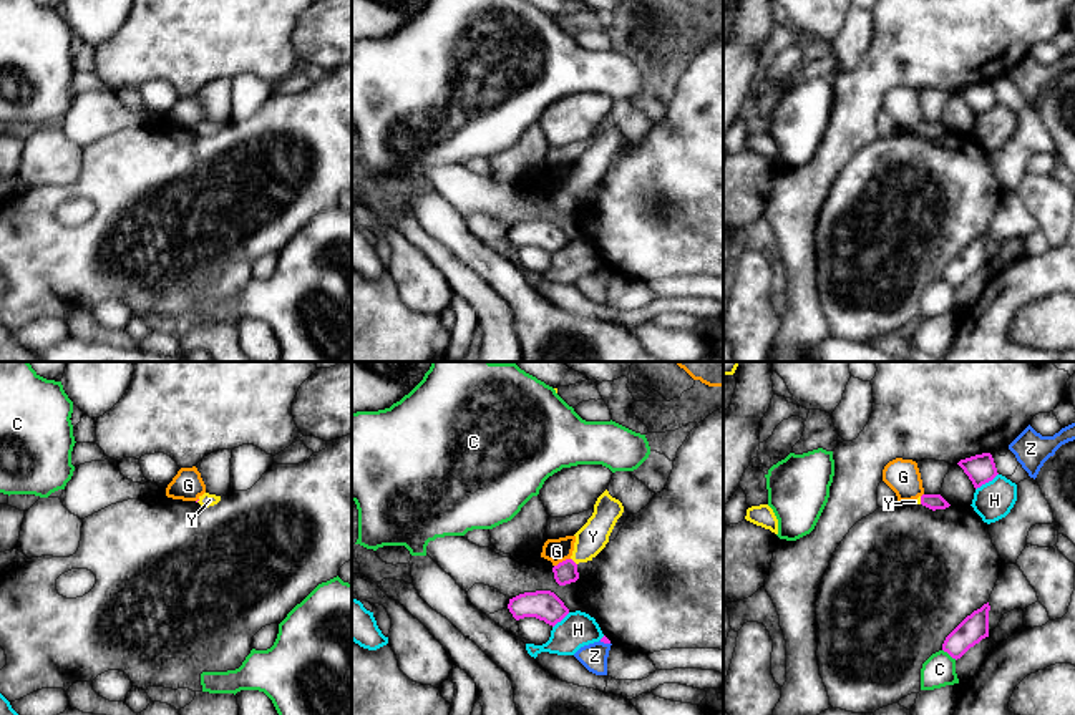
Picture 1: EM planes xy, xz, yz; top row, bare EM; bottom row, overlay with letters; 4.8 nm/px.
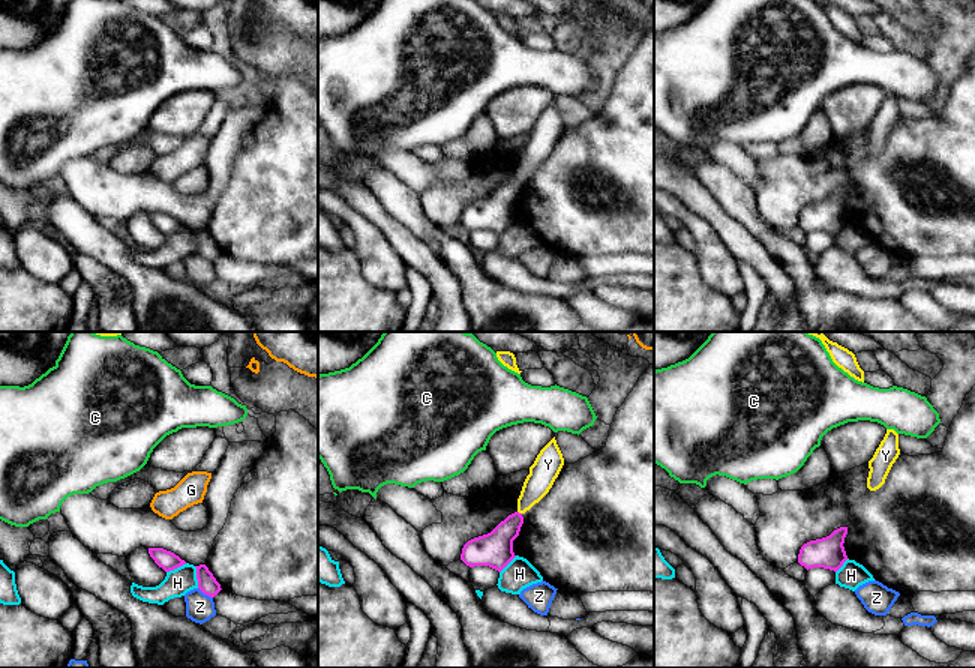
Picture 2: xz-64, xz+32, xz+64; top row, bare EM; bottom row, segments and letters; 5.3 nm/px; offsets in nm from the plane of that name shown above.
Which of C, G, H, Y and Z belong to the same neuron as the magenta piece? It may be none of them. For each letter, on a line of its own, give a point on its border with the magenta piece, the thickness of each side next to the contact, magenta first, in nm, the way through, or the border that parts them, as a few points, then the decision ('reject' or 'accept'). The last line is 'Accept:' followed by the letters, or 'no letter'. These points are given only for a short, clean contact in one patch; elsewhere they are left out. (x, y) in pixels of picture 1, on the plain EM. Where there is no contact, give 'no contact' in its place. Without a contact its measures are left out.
C: meets magenta in yz at (949, 282); 140 nm thick on the magenta side, 160 nm on the other; border along yz (943, 277), (956, 287); reject
G: meets magenta in xz at (563, 189); 110 nm thick on the magenta side, 120 nm on the other; border along xz (569, 186), (554, 194); reject
H: meets magenta in yz at (986, 110); 140 nm thick on the magenta side, 190 nm on the other; border along yz (997, 102), (976, 118); reject
Y: meets magenta in xz at (573, 189); 110 nm thick on the magenta side, 150 nm on the other; runs through xz (564, 201), (573, 189), (593, 165); accept
Z: meets magenta in xz at (604, 271); 40 nm thick on the magenta side, 130 nm on the other; border along xz (599, 269), (609, 272); reject
Accept: Y

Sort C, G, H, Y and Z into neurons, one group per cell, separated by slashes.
C / G / H / Y / Z

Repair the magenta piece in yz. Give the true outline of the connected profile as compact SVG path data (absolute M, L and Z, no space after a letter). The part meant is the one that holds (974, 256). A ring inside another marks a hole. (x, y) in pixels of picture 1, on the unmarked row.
M989 231L967 244L944 269L942 279L961 287L970 275L989 265Z

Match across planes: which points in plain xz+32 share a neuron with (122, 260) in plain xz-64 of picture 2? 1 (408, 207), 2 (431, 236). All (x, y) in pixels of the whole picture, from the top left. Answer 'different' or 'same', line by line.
1: same
2: same

